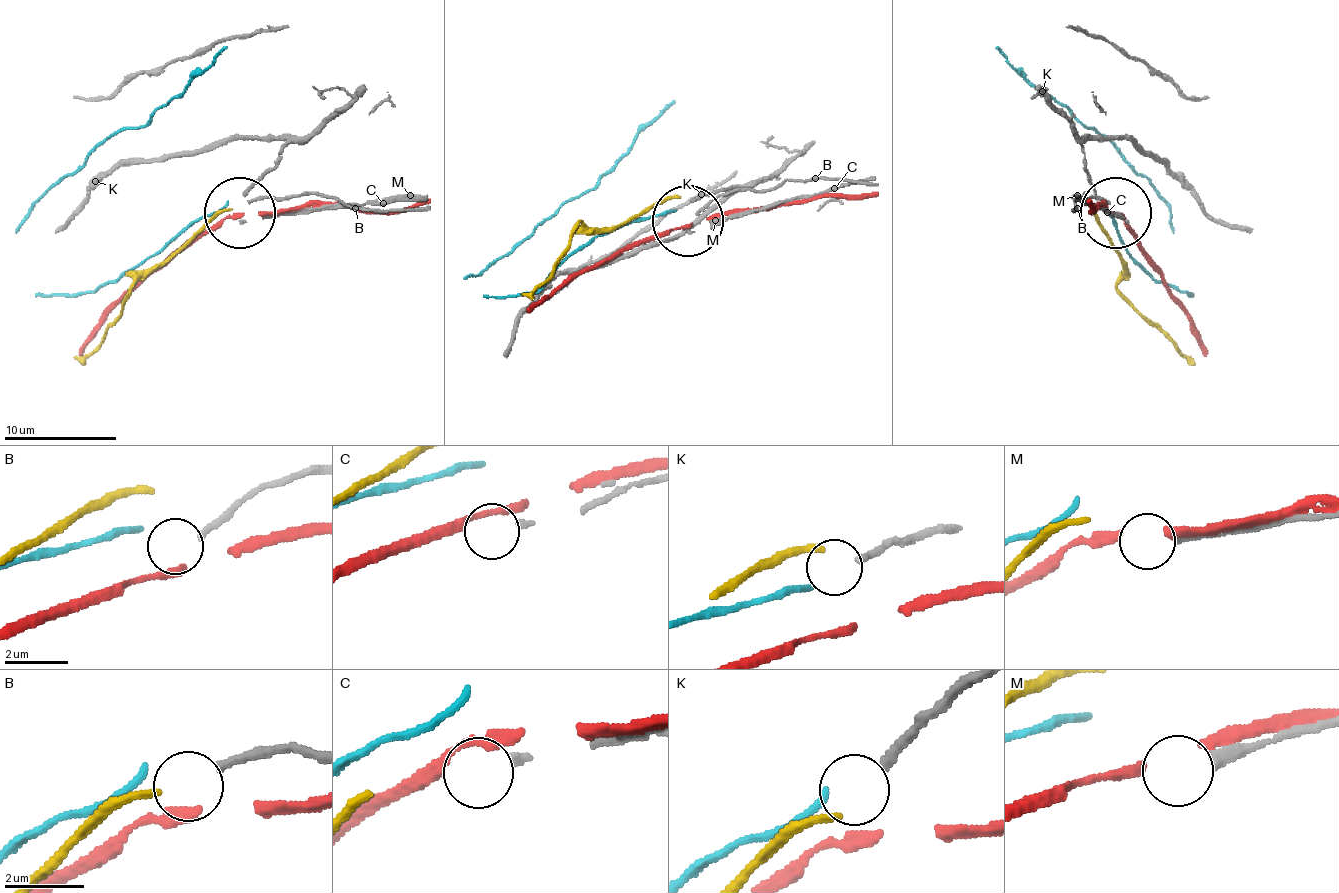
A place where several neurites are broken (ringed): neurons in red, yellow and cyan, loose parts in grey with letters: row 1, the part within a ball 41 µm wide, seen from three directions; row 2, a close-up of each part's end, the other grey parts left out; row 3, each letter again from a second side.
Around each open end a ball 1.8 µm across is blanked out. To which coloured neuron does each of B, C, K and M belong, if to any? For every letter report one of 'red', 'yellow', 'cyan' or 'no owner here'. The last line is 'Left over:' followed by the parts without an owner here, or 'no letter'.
B: no owner here
C: no owner here
K: no owner here
M: no owner here
Left over: B, C, K, M

